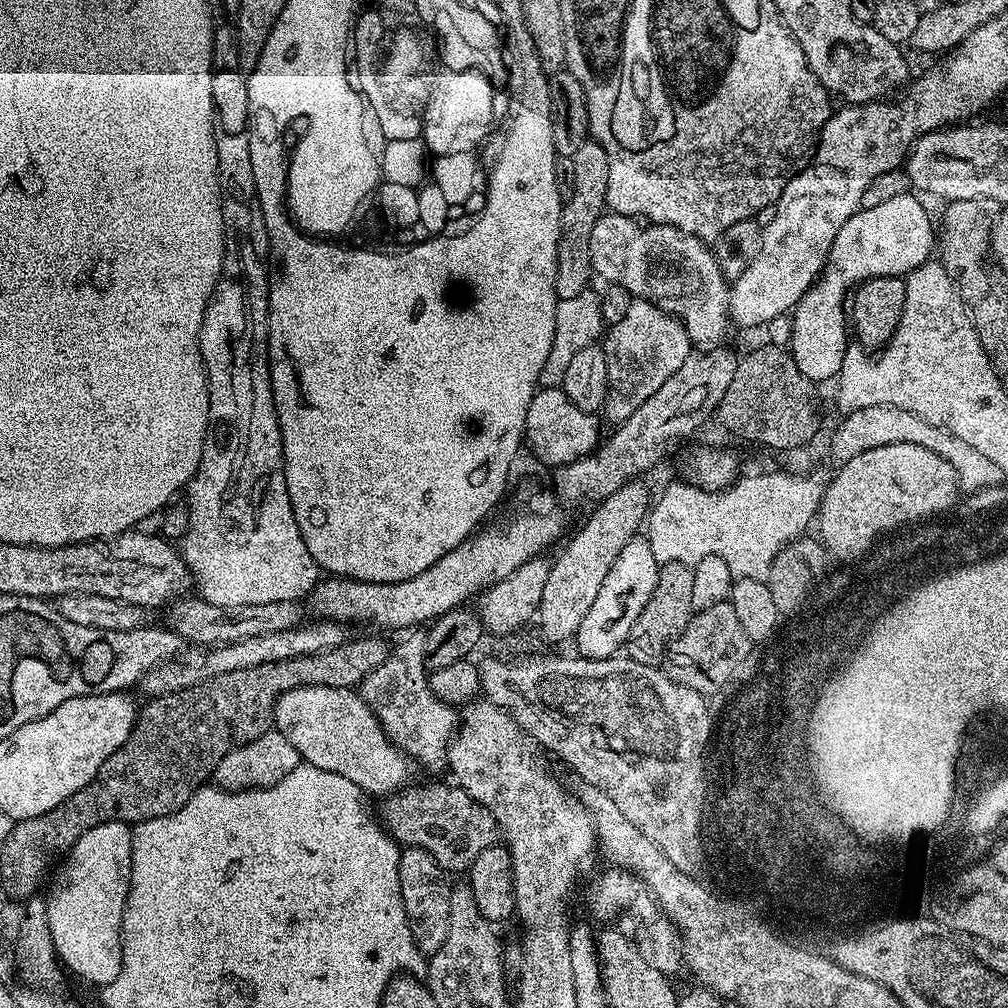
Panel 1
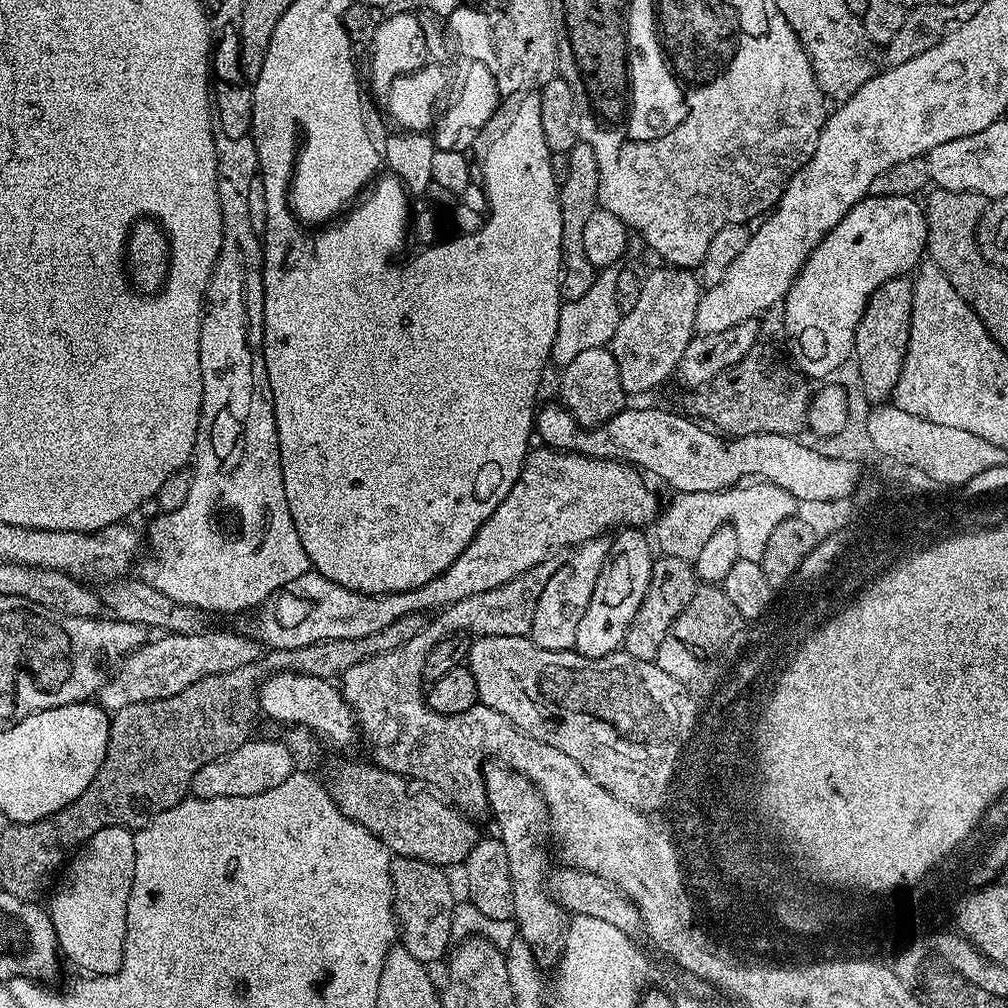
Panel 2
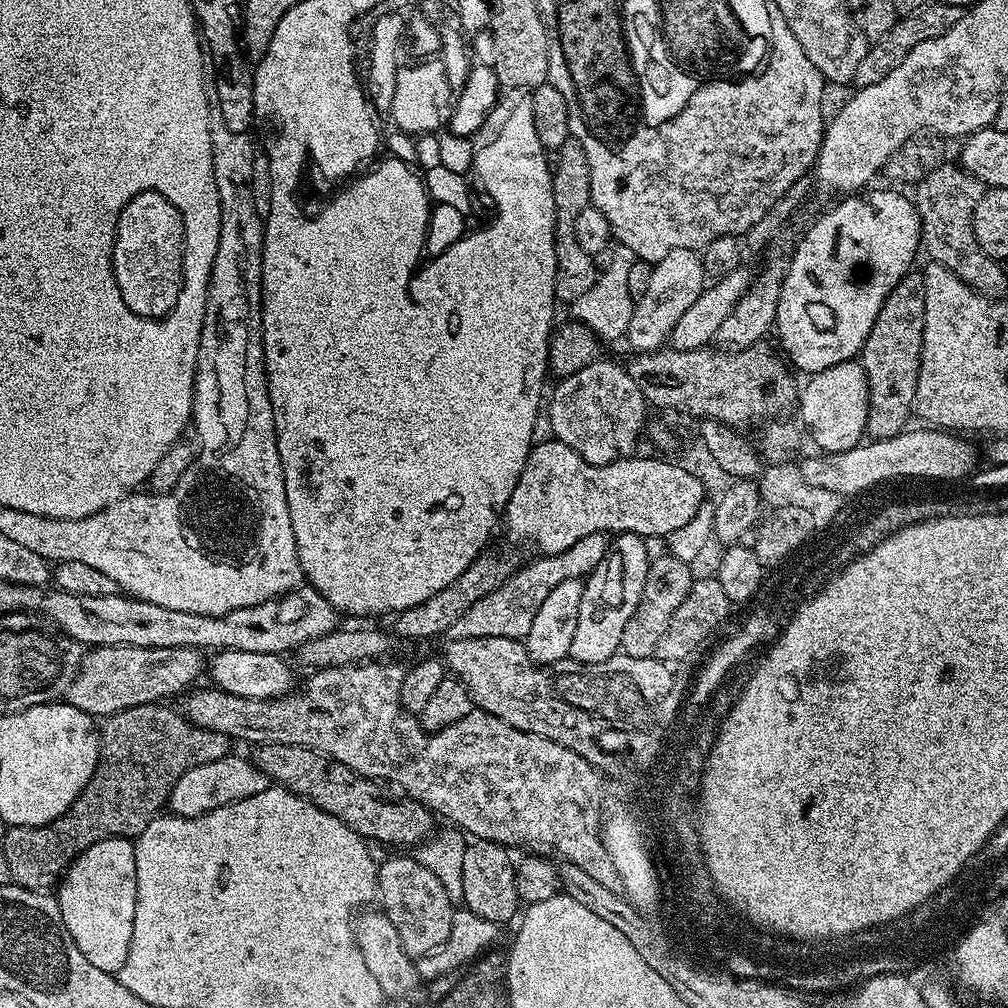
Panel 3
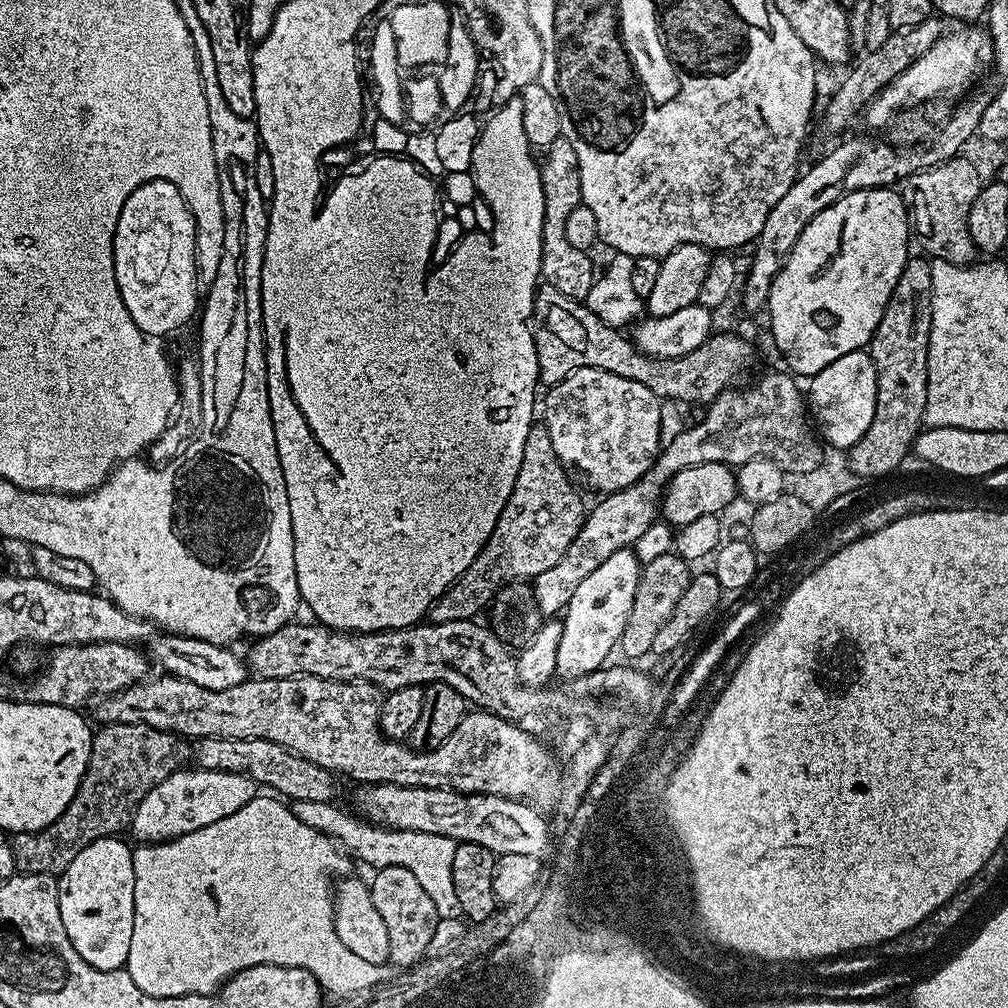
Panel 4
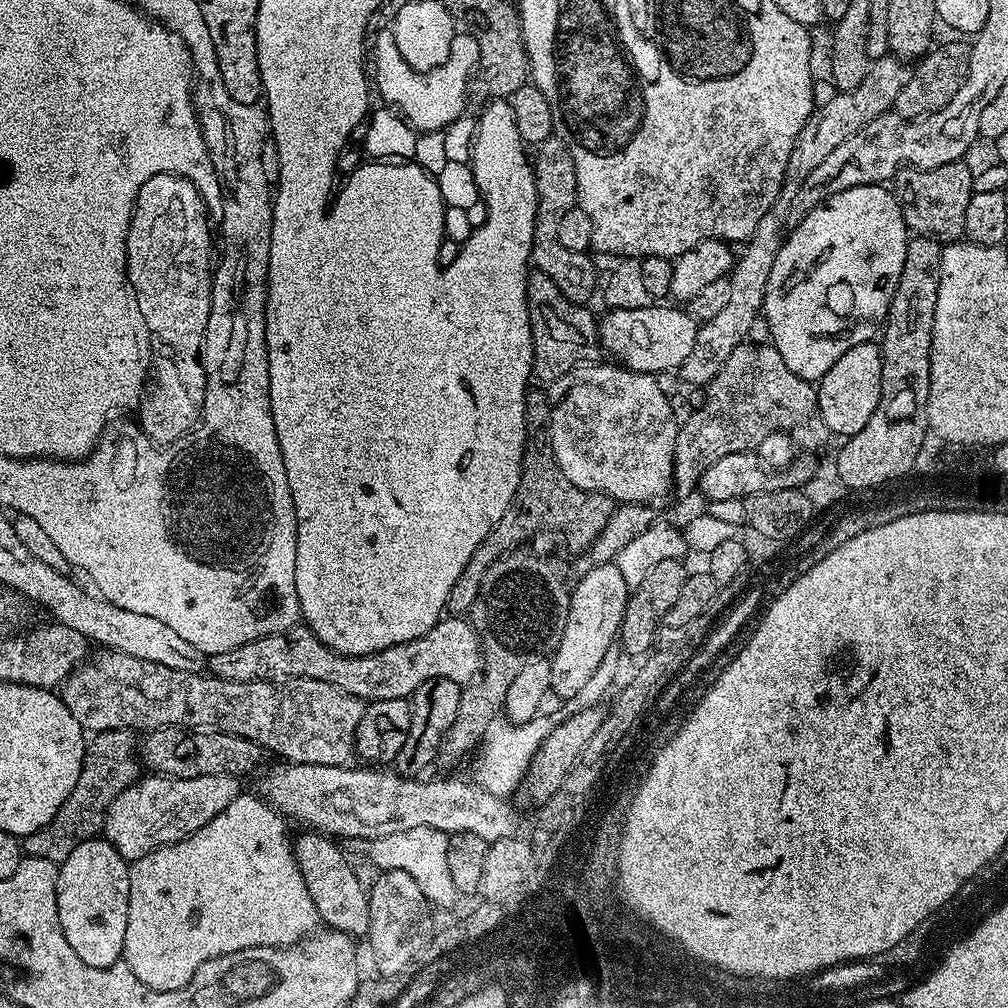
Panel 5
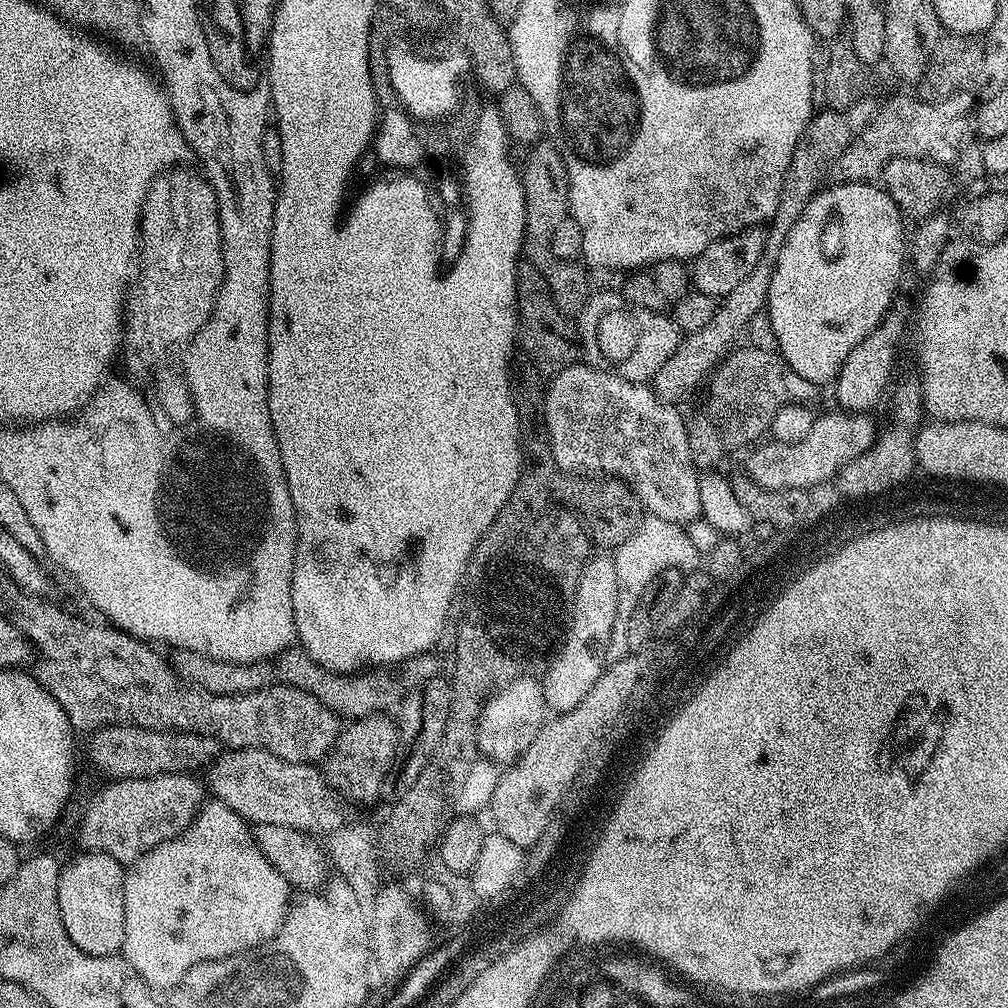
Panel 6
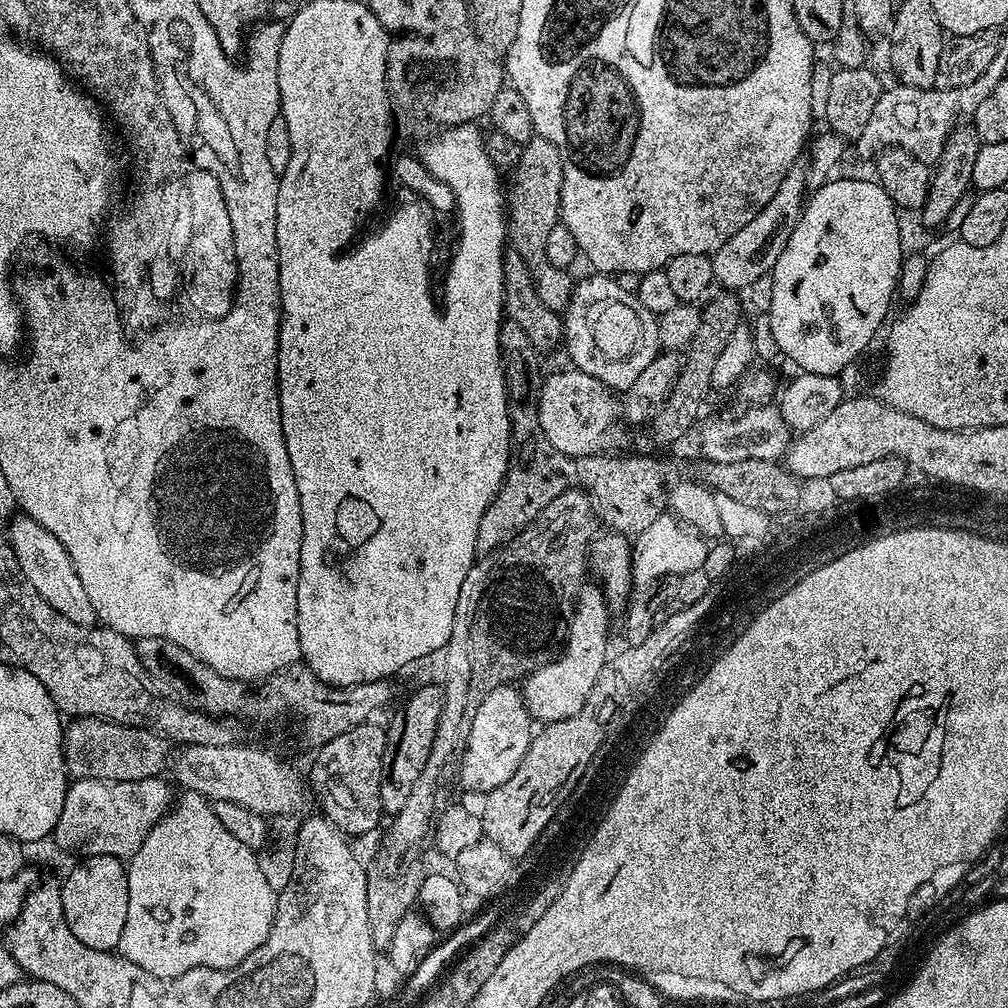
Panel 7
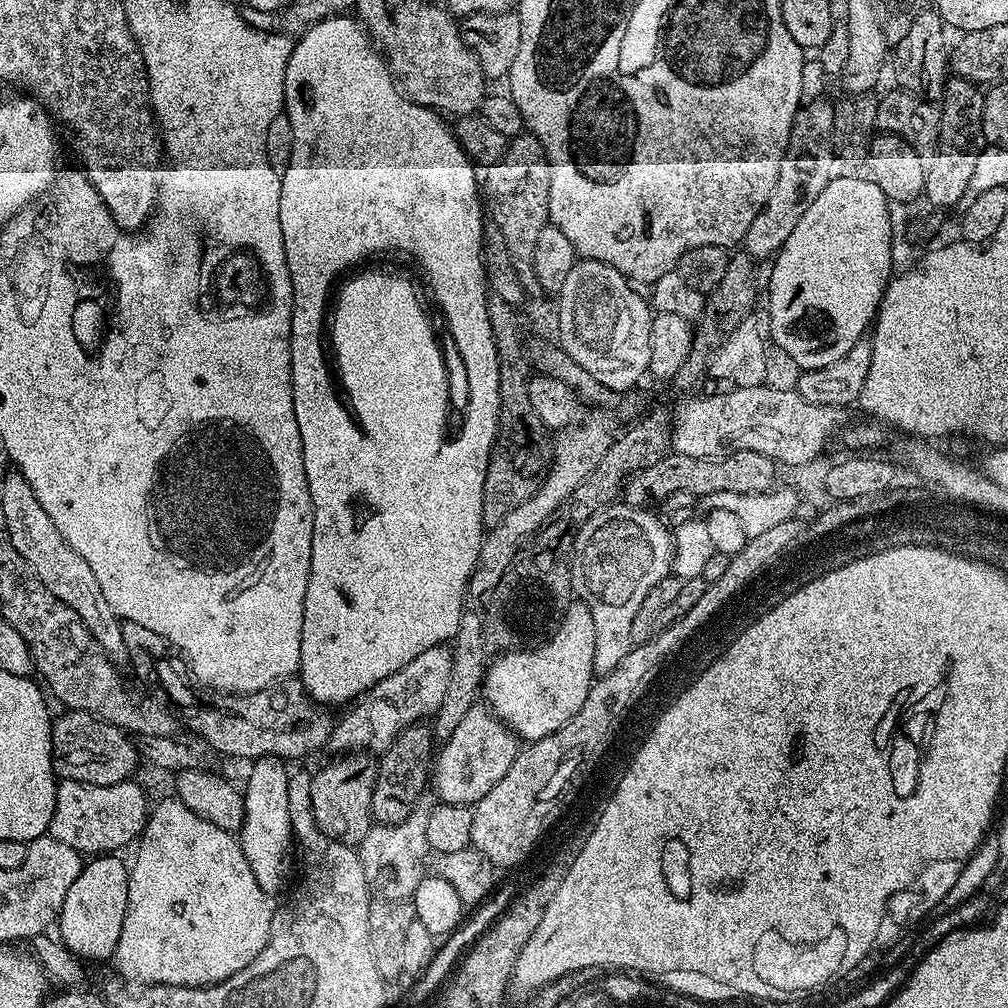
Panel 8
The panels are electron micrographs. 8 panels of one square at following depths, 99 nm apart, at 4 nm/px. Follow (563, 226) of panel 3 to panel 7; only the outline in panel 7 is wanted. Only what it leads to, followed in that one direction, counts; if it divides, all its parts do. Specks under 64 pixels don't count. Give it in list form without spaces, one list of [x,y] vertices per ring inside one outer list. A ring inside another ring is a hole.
[[[535,135],[529,144],[523,145],[521,150],[521,158],[510,170],[509,178],[506,180],[506,240],[510,245],[511,251],[517,252],[522,258],[522,262],[530,270],[532,281],[534,282],[534,290],[538,290],[538,298],[542,298],[545,306],[550,306],[550,310],[554,310],[557,314],[563,313],[567,308],[572,290],[574,287],[573,277],[568,277],[569,273],[563,268],[555,268],[550,262],[550,258],[546,258],[546,238],[550,235],[550,230],[554,230],[554,226],[561,223],[560,218],[560,199],[562,198],[562,158],[558,154],[558,150],[554,146],[554,142],[550,142],[546,138]]]

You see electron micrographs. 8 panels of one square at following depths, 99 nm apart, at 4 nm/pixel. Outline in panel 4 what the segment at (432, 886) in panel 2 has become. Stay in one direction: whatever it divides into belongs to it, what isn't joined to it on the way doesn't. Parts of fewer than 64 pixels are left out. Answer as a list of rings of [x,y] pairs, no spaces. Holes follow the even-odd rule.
[[[386,866],[375,869],[373,880],[370,880],[374,907],[386,925],[386,934],[390,938],[389,961],[397,969],[403,970],[423,961],[431,935],[441,920],[434,901],[426,894],[425,887],[418,882],[415,875],[402,866]]]

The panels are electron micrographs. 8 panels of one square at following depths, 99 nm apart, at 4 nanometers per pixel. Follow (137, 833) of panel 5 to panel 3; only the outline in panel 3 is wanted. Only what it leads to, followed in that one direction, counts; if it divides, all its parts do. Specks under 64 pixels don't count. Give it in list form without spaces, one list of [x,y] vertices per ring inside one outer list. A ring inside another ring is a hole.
[[[229,754],[214,762],[206,762],[202,766],[194,766],[186,770],[186,774],[182,774],[178,782],[174,782],[172,792],[168,796],[167,807],[171,815],[194,818],[215,808],[242,801],[243,798],[253,797],[269,786],[268,777],[253,761]]]

